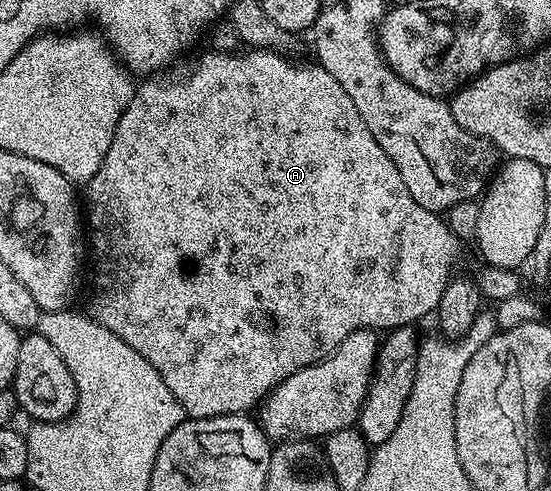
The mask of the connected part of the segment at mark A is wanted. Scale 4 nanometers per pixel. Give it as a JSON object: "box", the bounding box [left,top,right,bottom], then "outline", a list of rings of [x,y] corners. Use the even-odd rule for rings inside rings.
{"box":[83,48,459,420],"outline":[[[255,48],[252,50],[238,50],[235,52],[215,52],[205,50],[205,53],[194,62],[189,68],[186,76],[165,76],[169,74],[157,74],[152,78],[136,85],[133,100],[123,110],[119,122],[113,131],[111,146],[107,146],[107,154],[95,170],[95,174],[84,185],[83,208],[89,211],[89,248],[93,251],[93,268],[97,273],[93,276],[93,297],[89,300],[88,315],[111,330],[112,334],[118,335],[131,349],[141,354],[159,372],[159,376],[166,383],[171,394],[178,399],[183,406],[186,417],[194,420],[206,420],[212,416],[235,416],[238,414],[249,414],[254,411],[264,401],[265,397],[278,388],[291,374],[303,370],[307,366],[317,364],[321,360],[326,360],[331,356],[335,349],[355,330],[360,328],[371,328],[374,330],[392,330],[416,325],[416,320],[421,320],[425,315],[436,313],[439,302],[443,298],[443,290],[447,287],[451,277],[454,275],[453,267],[457,264],[457,247],[459,241],[455,234],[451,234],[448,223],[438,213],[427,210],[411,198],[411,190],[403,186],[403,178],[399,175],[399,170],[395,170],[395,162],[387,158],[383,146],[375,142],[371,130],[367,130],[367,122],[359,118],[359,110],[355,110],[355,102],[351,102],[351,97],[347,90],[327,70],[323,70],[321,65],[316,62],[310,64],[296,64],[293,58],[279,52],[270,52],[267,48]]]}

